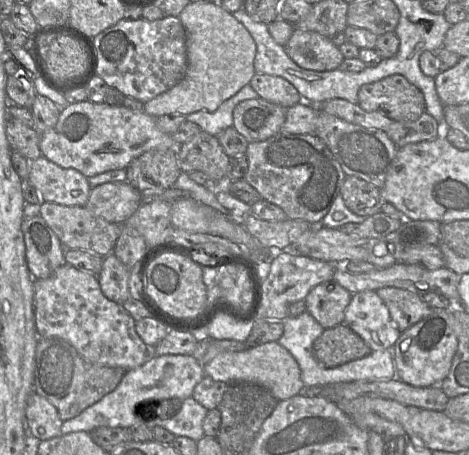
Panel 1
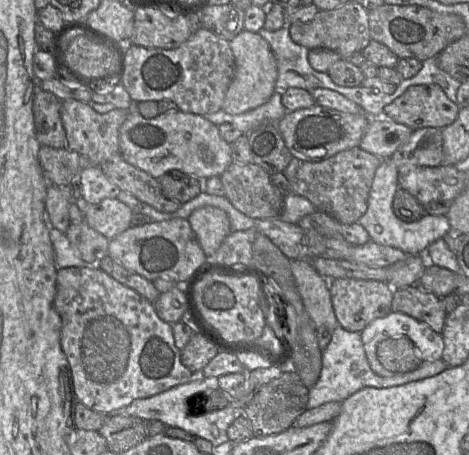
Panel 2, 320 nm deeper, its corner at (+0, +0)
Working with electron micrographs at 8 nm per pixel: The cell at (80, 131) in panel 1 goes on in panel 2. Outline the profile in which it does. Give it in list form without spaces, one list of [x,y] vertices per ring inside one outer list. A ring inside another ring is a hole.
[[[136,103],[119,131],[119,147],[123,159],[158,179],[178,170],[199,180],[220,176],[233,162],[230,144],[219,133],[218,126],[205,117],[183,111],[163,112],[147,119],[139,114]]]

